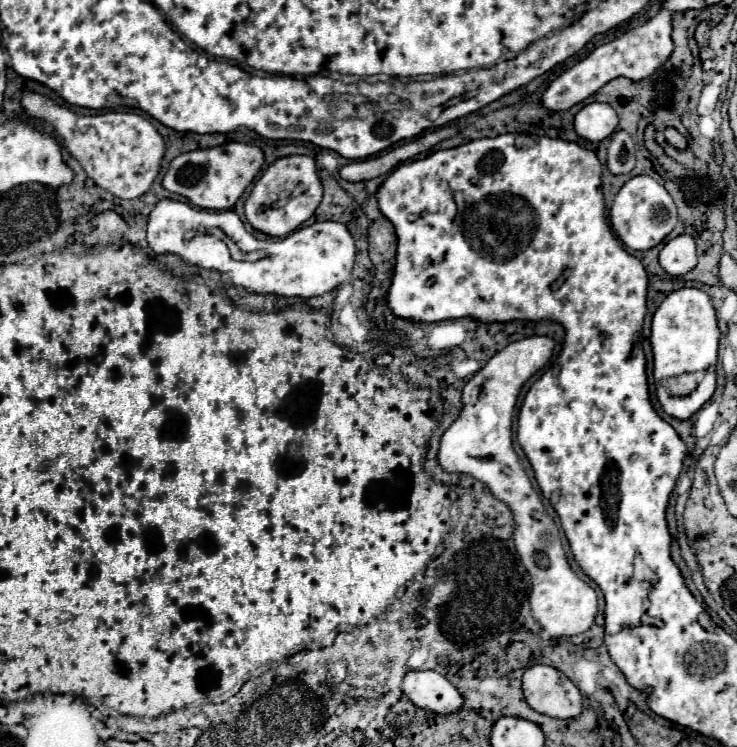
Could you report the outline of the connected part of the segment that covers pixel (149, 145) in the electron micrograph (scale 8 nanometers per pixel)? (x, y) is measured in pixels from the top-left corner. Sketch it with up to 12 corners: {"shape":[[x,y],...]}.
{"shape":[[22,89],[26,117],[52,125],[88,177],[144,195],[166,143],[138,113],[76,115]]}

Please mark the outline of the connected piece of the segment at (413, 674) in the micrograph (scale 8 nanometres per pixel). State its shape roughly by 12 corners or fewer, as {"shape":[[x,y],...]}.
{"shape":[[406,671],[402,691],[434,713],[462,707],[458,689],[438,671]]}

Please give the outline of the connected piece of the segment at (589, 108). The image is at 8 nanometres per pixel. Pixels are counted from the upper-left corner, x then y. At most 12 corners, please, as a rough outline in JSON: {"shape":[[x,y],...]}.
{"shape":[[590,103],[574,119],[576,133],[602,141],[618,127],[608,103]]}

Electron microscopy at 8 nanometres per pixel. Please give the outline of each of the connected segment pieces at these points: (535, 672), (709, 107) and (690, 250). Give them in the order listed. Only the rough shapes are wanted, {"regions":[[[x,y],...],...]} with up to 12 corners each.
{"regions":[[[532,665],[522,691],[538,713],[570,719],[582,693],[556,667]],[[706,85],[698,103],[700,115],[712,113],[718,97],[718,85]],[[692,235],[670,239],[660,265],[674,277],[698,263]]]}

